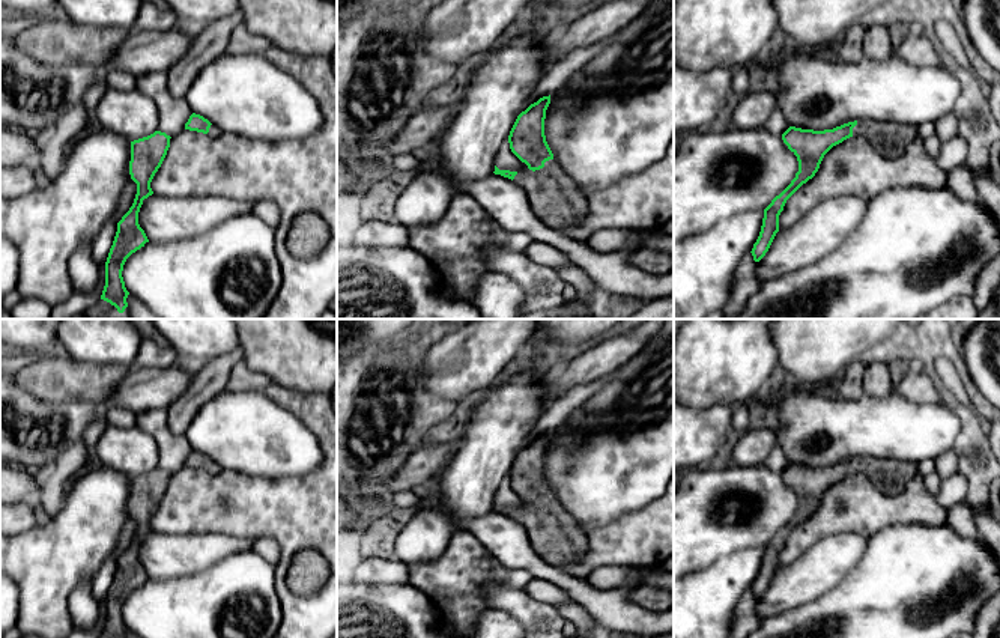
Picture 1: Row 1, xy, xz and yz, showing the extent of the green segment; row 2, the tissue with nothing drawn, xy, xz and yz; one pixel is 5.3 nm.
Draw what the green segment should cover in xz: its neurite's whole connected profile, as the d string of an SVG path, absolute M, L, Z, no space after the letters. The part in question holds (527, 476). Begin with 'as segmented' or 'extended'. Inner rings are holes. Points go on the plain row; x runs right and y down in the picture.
extended; M550 432L543 433L537 439L531 441L517 453L508 472L511 489L522 500L525 500L528 506L520 509L510 509L499 507L495 503L493 510L508 515L520 522L526 528L534 552L547 564L562 569L568 564L573 564L582 554L586 552L588 540L586 536L576 527L574 521L564 512L546 478L544 456L549 441Z

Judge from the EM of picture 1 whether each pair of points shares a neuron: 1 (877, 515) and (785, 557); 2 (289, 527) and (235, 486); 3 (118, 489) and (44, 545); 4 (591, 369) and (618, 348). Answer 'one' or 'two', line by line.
1: one
2: one
3: one
4: one

